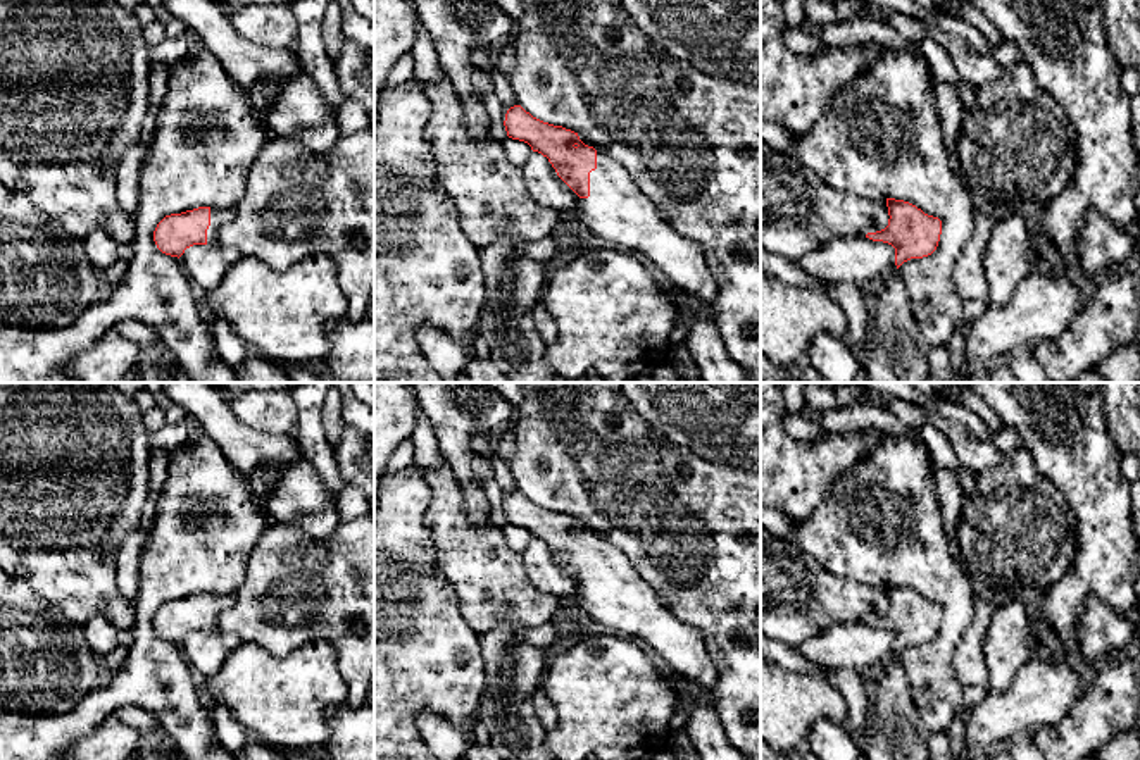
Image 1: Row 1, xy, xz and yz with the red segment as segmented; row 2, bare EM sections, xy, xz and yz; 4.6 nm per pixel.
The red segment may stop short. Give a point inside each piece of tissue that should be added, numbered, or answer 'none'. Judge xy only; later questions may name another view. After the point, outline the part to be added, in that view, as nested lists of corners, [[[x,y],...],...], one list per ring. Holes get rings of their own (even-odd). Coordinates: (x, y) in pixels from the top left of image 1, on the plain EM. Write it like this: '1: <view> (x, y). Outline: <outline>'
1: xy (218, 602). Outline: [[[210,595],[210,612],[207,615],[207,631],[216,631],[219,615],[235,603],[233,595]]]

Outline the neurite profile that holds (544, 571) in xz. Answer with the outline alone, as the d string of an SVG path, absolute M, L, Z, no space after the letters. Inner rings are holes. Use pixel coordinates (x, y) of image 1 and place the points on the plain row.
M533 538L521 553L528 579L543 593L554 595L564 603L573 603L578 581L557 562L555 555L538 538Z

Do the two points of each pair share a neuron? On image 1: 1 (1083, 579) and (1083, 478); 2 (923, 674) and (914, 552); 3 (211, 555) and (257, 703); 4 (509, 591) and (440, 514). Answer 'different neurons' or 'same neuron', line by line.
1: same neuron
2: same neuron
3: different neurons
4: same neuron

